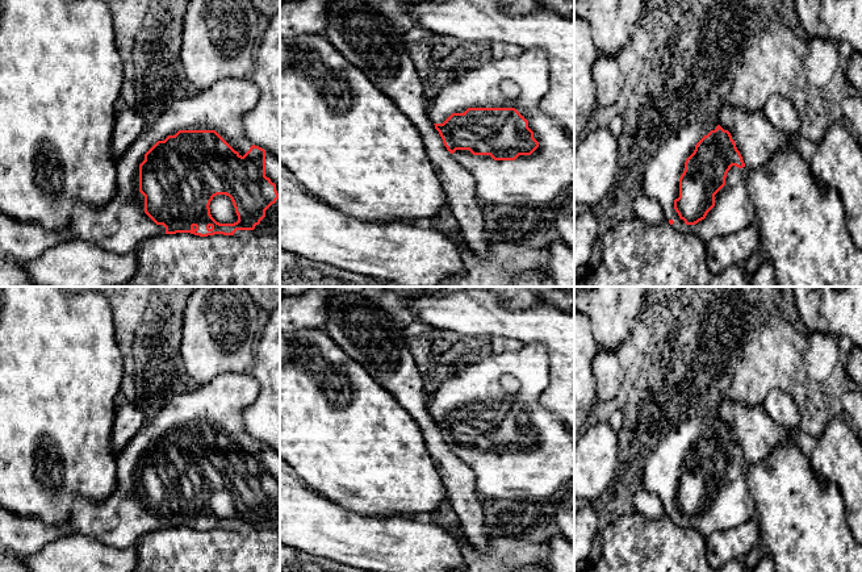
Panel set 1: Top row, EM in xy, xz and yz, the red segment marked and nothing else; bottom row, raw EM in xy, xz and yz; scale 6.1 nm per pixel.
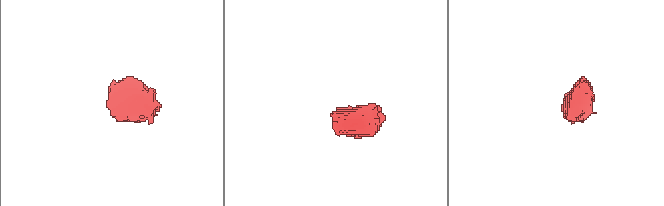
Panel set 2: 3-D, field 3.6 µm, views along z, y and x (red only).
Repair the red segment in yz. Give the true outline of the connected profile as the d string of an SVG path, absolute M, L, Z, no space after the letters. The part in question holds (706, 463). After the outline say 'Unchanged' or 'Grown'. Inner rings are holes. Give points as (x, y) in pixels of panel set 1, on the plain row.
M711 413L683 421L661 439L645 460L643 485L661 500L665 514L677 526L694 529L707 539L715 531L727 531L757 517L756 502L746 484L748 465L731 427Z. Grown

